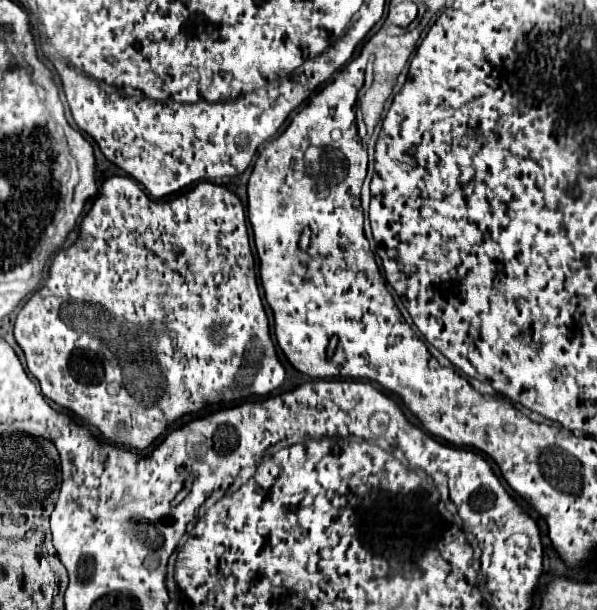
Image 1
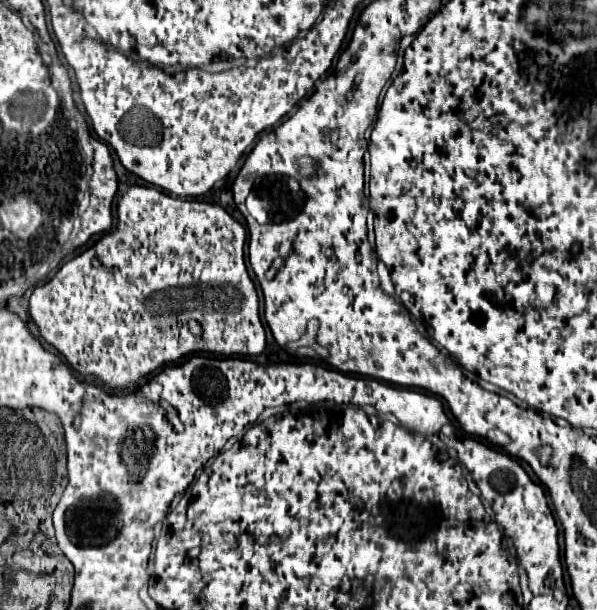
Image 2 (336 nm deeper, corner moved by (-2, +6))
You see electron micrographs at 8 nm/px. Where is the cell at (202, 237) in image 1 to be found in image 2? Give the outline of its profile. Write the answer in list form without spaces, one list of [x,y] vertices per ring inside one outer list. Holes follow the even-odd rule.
[[[132,186],[118,202],[118,224],[114,232],[102,236],[90,250],[82,252],[74,260],[66,262],[50,282],[44,286],[38,286],[30,296],[30,316],[36,322],[40,336],[46,344],[56,348],[68,364],[80,372],[82,376],[98,376],[102,382],[110,384],[112,388],[122,388],[130,382],[138,382],[150,372],[156,372],[158,368],[166,366],[166,362],[178,362],[180,358],[188,356],[190,352],[204,350],[204,352],[216,352],[222,356],[258,356],[266,346],[264,328],[260,322],[258,312],[258,294],[256,288],[248,276],[246,264],[244,264],[244,242],[246,242],[246,230],[240,222],[236,222],[224,208],[206,204],[206,202],[194,202],[194,200],[182,200],[172,198],[166,192],[160,192],[158,188],[148,186]],[[226,298],[226,302],[222,302]],[[192,322],[198,322],[200,328],[190,328]]]

